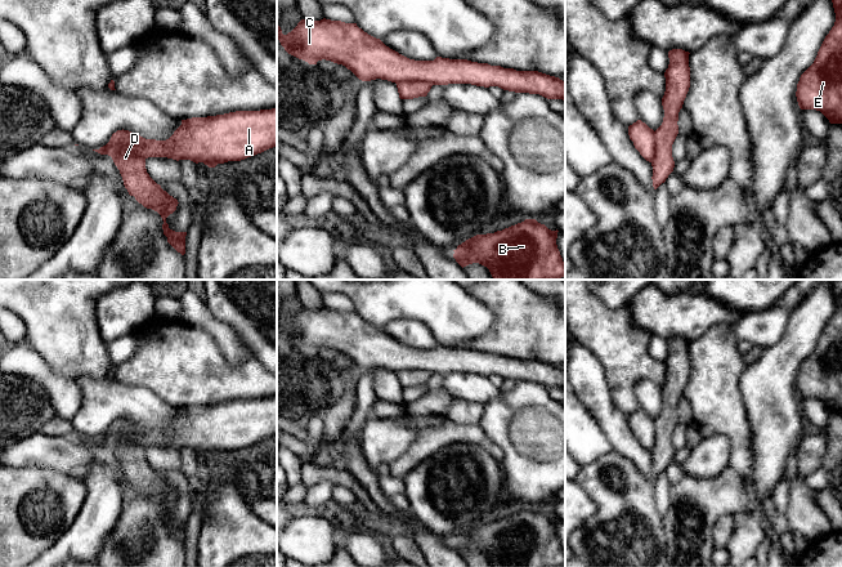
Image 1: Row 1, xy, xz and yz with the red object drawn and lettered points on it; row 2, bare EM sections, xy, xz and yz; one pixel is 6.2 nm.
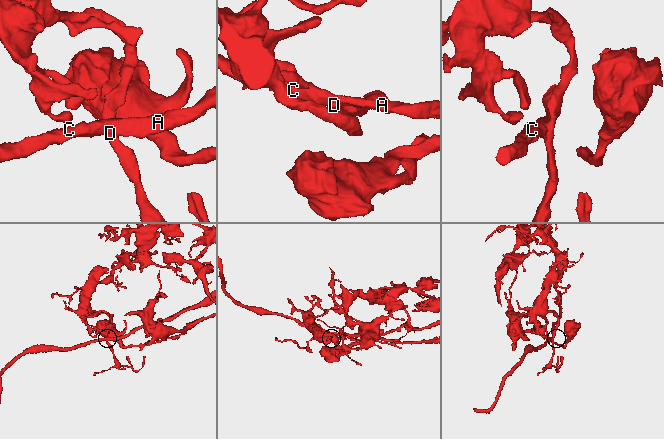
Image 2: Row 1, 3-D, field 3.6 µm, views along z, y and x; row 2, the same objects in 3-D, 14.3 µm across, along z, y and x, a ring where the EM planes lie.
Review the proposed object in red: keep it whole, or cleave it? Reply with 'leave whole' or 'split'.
split

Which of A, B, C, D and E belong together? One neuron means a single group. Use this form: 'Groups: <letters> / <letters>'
Groups: A B C E / D

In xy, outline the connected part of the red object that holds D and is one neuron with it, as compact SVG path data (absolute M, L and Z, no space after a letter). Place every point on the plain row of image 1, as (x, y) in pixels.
M117 419L111 425L112 448L130 485L147 497L157 500L162 509L167 531L182 544L185 543L187 521L169 517L166 506L176 499L178 488L161 477L147 461L145 447L140 443L138 429L129 419Z

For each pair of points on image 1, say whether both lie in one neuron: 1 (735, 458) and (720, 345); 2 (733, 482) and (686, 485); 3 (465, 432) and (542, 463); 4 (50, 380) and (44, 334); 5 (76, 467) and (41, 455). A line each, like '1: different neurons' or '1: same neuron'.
1: same neuron
2: same neuron
3: different neurons
4: different neurons
5: same neuron

